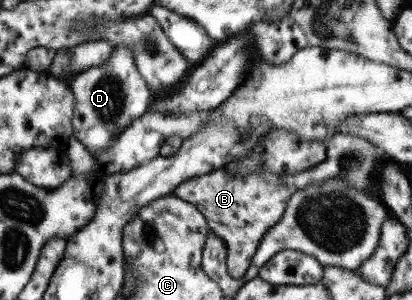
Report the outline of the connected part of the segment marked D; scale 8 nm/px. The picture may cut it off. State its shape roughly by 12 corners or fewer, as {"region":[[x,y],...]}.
{"region":[[131,47],[66,82],[98,156],[155,101]]}

